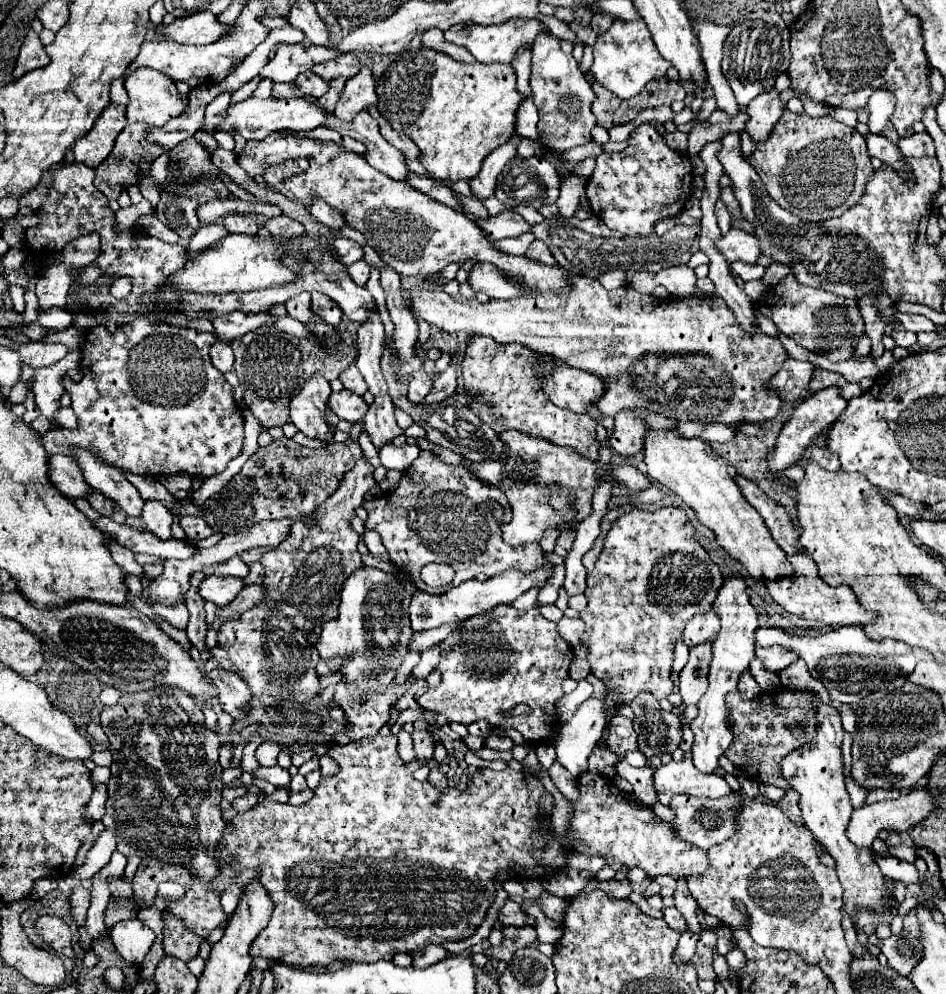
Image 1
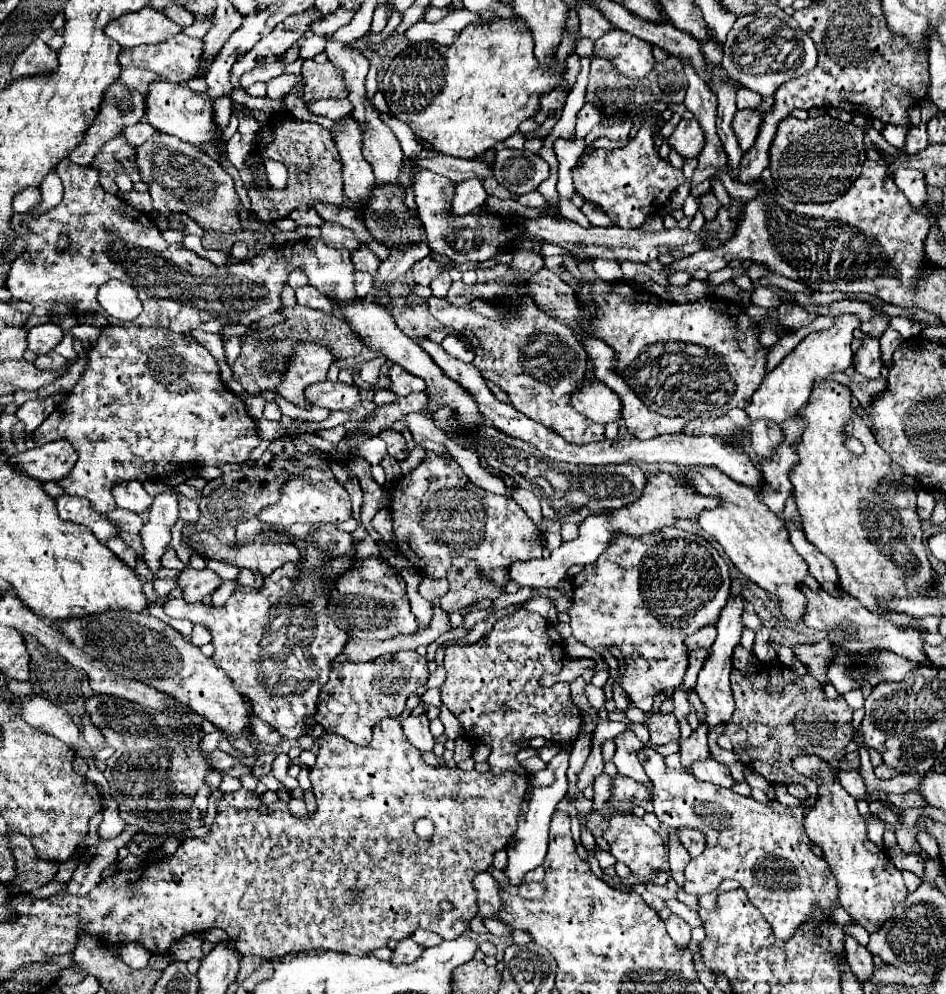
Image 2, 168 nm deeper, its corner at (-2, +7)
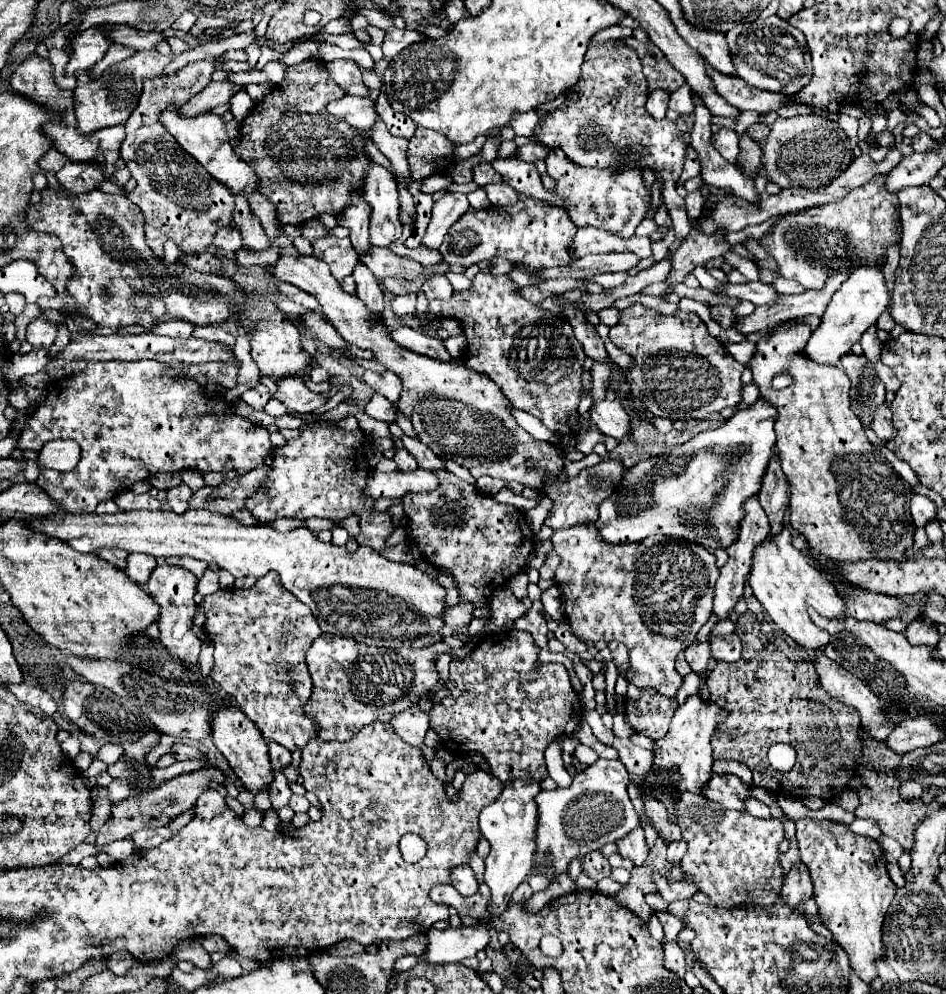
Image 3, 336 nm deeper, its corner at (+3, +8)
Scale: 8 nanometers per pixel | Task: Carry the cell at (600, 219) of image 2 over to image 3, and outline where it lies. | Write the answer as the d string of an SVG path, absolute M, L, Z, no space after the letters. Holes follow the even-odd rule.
M495 159L493 169L503 177L505 183L509 183L517 193L523 193L533 199L543 199L550 204L561 205L565 199L545 191L539 171L533 163L521 161L521 159Z

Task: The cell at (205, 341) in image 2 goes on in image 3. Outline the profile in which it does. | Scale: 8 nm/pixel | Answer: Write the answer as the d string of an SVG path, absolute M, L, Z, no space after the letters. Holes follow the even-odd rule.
M165 319L159 325L155 325L155 333L157 335L167 335L167 337L191 337L193 333L193 325L189 325L187 321L181 319Z

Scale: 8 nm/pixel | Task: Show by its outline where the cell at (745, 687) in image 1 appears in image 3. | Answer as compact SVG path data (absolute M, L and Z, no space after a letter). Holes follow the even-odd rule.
M729 633L723 637L709 637L711 655L719 661L737 661L741 657L741 639L737 633Z

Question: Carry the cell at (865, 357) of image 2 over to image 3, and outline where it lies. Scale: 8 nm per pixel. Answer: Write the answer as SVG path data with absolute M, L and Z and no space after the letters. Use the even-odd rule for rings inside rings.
M845 355L841 367L851 379L851 409L857 413L863 429L867 429L873 423L873 409L885 403L885 387L875 373L875 365L869 365L863 355Z

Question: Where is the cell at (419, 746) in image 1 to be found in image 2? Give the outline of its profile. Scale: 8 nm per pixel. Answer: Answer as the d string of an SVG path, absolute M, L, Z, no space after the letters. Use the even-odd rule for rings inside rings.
M408 716L402 720L402 730L406 738L410 740L412 746L418 750L432 750L436 740L428 728L428 718L426 716Z

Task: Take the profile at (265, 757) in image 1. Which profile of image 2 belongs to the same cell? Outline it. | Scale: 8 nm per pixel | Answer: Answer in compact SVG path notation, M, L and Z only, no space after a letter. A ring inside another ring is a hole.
M266 750L266 752L262 752L262 754L258 754L258 758L256 758L256 762L254 762L254 776L262 776L262 774L270 774L270 770L272 770L272 762L274 762L274 758L276 758L278 754L274 752L274 750Z

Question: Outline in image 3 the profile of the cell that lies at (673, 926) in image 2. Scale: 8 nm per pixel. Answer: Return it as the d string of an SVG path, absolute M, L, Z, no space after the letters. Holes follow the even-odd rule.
M667 943L665 945L665 969L673 973L675 977L685 975L685 953L679 949L677 943Z

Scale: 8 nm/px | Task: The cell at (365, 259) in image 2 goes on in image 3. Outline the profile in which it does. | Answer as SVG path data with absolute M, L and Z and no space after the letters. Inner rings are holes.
M357 265L353 271L353 279L357 283L355 295L365 303L365 307L371 313L371 319L379 319L385 307L385 301L383 301L385 295L379 289L377 277L365 265Z

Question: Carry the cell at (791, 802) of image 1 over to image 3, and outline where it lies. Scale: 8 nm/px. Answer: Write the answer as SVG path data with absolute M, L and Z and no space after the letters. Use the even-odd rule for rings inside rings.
M747 609L743 615L739 615L735 623L735 633L743 639L743 655L735 663L717 661L715 669L707 675L707 687L711 691L711 701L721 705L729 713L721 725L713 731L711 745L713 745L713 757L715 759L733 759L739 763L745 763L753 771L753 785L769 789L777 795L793 795L799 799L807 797L819 797L823 801L833 799L841 791L855 791L859 795L859 807L855 811L857 817L863 819L875 819L881 831L889 837L893 837L903 849L913 847L913 833L917 825L921 823L921 817L927 815L927 805L917 801L903 801L899 797L899 781L897 777L869 777L869 773L875 775L889 775L897 767L897 755L885 749L885 745L869 739L869 733L863 735L861 719L857 709L829 697L825 689L819 685L819 675L815 671L815 665L809 663L793 663L789 661L775 645L763 639L759 631L759 621L755 615ZM773 743L791 743L797 753L795 767L787 773L781 773L773 769L767 761L767 749Z

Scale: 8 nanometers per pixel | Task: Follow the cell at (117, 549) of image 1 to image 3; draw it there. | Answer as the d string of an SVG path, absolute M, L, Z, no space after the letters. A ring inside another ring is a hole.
M99 549L97 555L99 555L101 559L105 559L107 563L111 563L113 567L117 567L117 569L123 571L125 565L127 565L127 555L129 555L129 553L125 553L123 549Z

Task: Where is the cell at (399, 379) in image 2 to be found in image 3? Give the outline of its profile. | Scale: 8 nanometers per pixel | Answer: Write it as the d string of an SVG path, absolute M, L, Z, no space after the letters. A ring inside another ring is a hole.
M365 371L363 375L363 381L373 387L379 395L387 397L391 403L397 403L399 399L399 393L401 393L401 381L395 373L391 371L385 371L385 373L375 373L375 371Z

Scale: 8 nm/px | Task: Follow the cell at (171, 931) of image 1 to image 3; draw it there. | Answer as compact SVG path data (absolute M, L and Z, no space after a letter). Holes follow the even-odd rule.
M189 939L189 941L181 941L175 949L173 949L173 957L177 961L191 961L195 967L199 969L209 969L211 967L211 957L209 953L201 947L201 943L197 939Z

